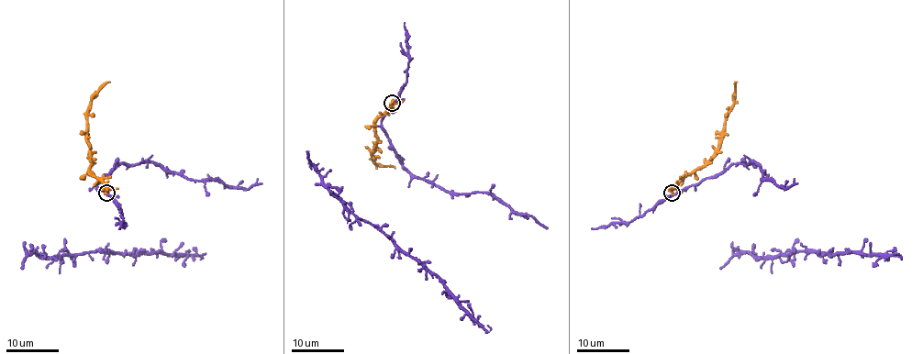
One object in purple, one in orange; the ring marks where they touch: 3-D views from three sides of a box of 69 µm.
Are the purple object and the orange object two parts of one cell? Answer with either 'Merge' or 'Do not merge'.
Do not merge

